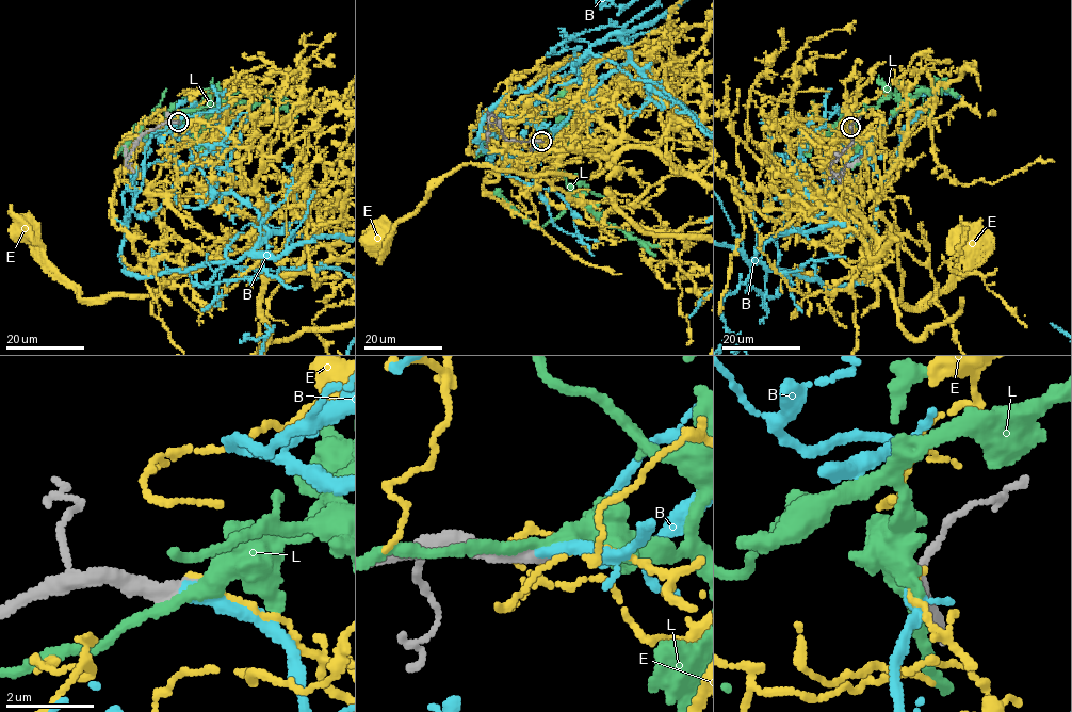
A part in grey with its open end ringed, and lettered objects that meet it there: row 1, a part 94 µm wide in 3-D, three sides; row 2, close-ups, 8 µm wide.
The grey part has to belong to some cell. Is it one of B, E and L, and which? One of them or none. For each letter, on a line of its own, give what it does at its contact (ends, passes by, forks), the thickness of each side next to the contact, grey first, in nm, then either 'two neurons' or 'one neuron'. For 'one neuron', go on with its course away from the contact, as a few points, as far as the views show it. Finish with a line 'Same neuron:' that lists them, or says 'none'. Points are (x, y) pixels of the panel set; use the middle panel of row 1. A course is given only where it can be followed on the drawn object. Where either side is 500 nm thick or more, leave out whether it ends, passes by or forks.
B: it ends | 420/320 nm | one neuron
E: it ends | 380/140 nm | two neurons
L: it passes by | 460/260 nm | two neurons
Same neuron: B

